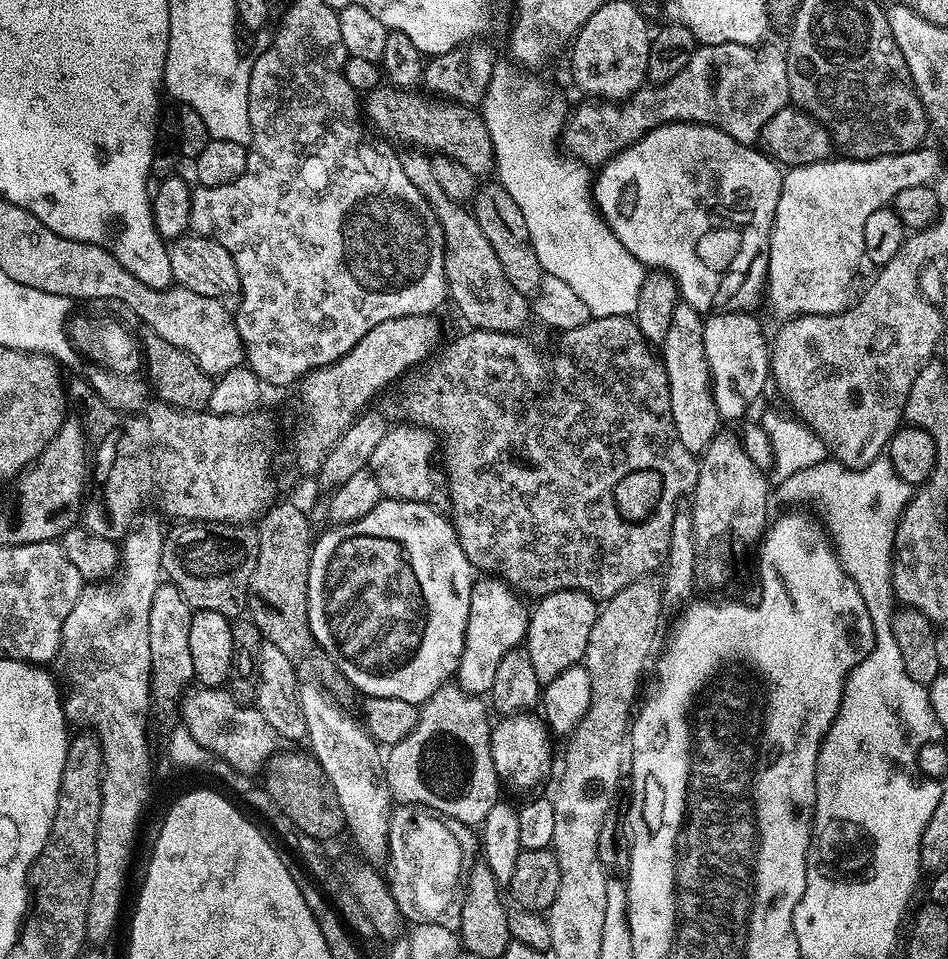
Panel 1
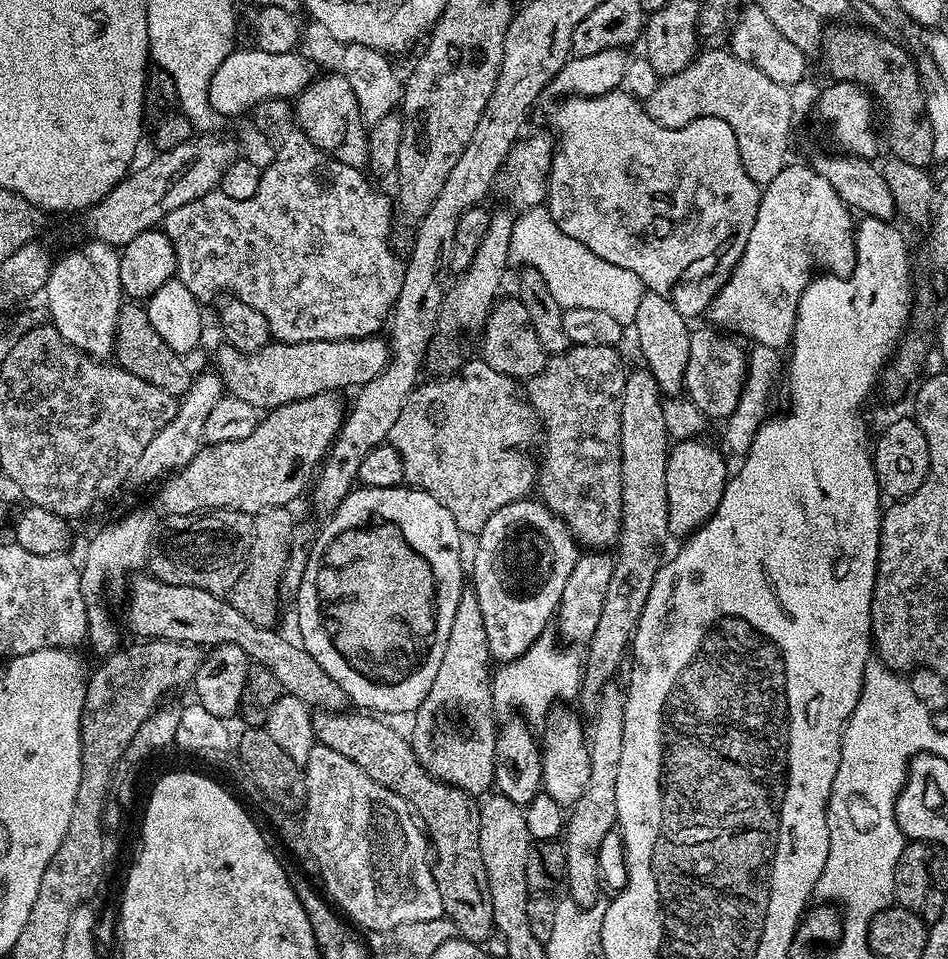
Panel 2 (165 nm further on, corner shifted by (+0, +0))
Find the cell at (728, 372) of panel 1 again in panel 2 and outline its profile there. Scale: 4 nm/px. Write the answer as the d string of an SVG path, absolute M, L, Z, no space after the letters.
M708 328L691 331L690 359L684 375L684 390L690 401L703 411L706 417L725 420L738 406L741 391L744 389L748 372L747 353L731 335Z

